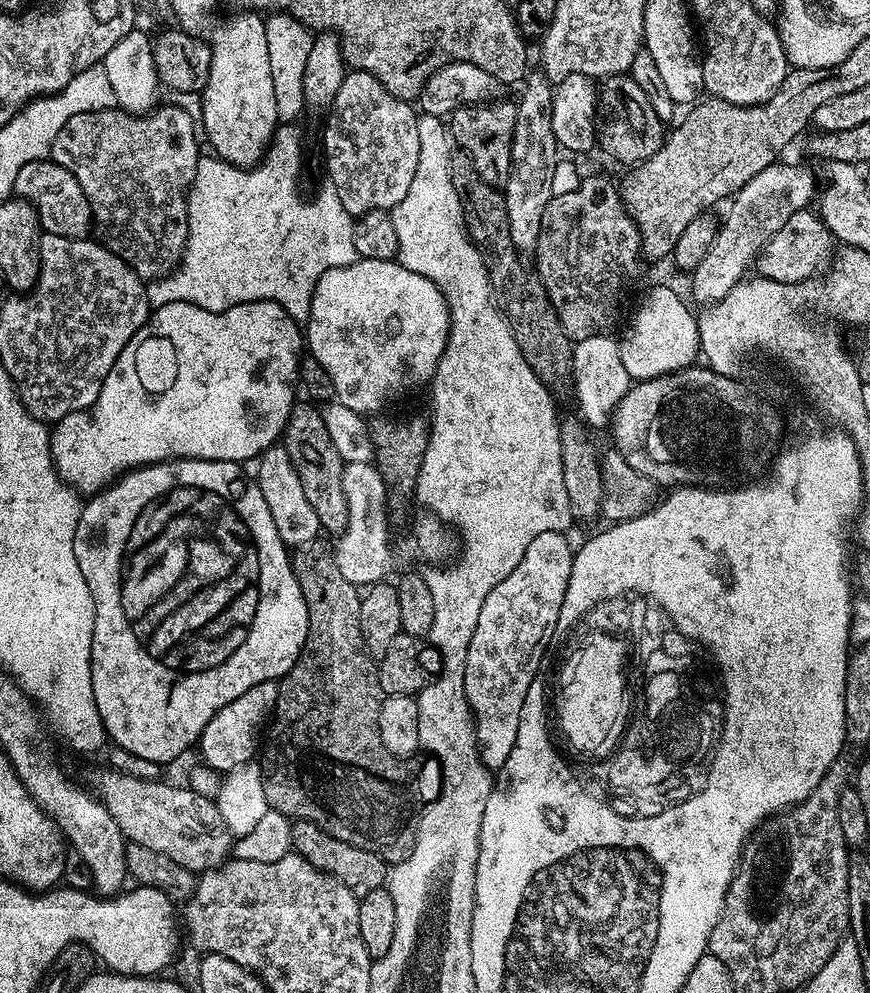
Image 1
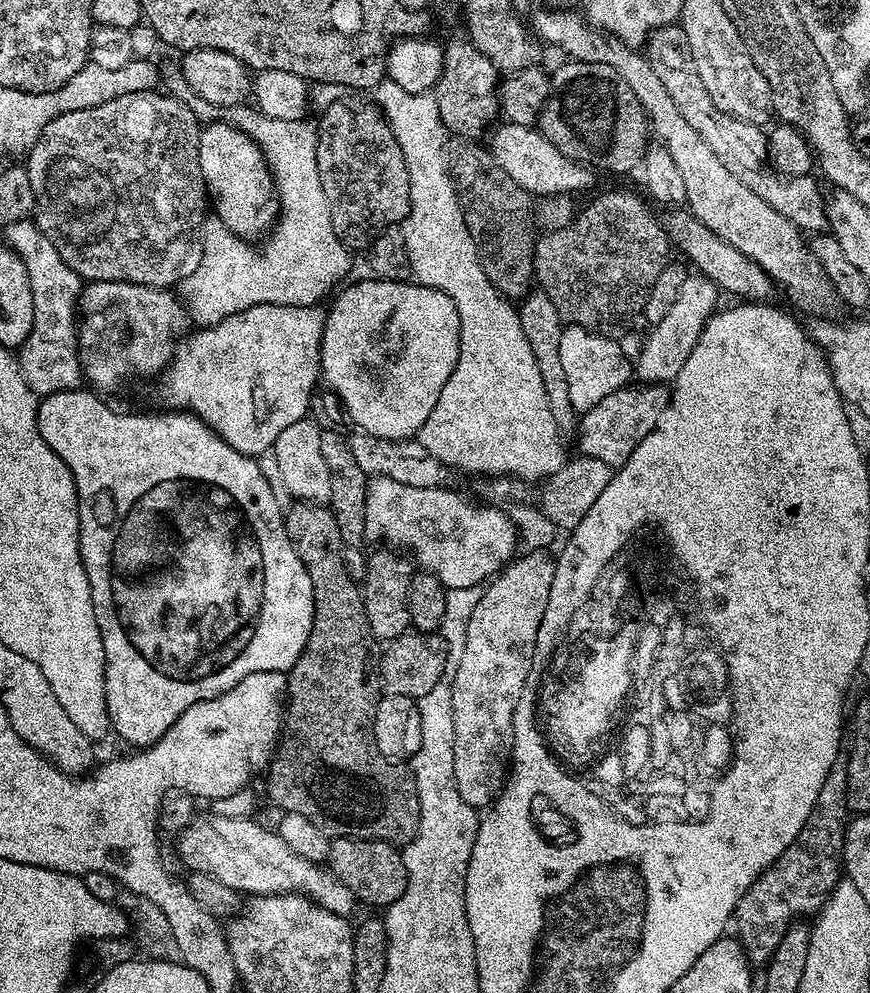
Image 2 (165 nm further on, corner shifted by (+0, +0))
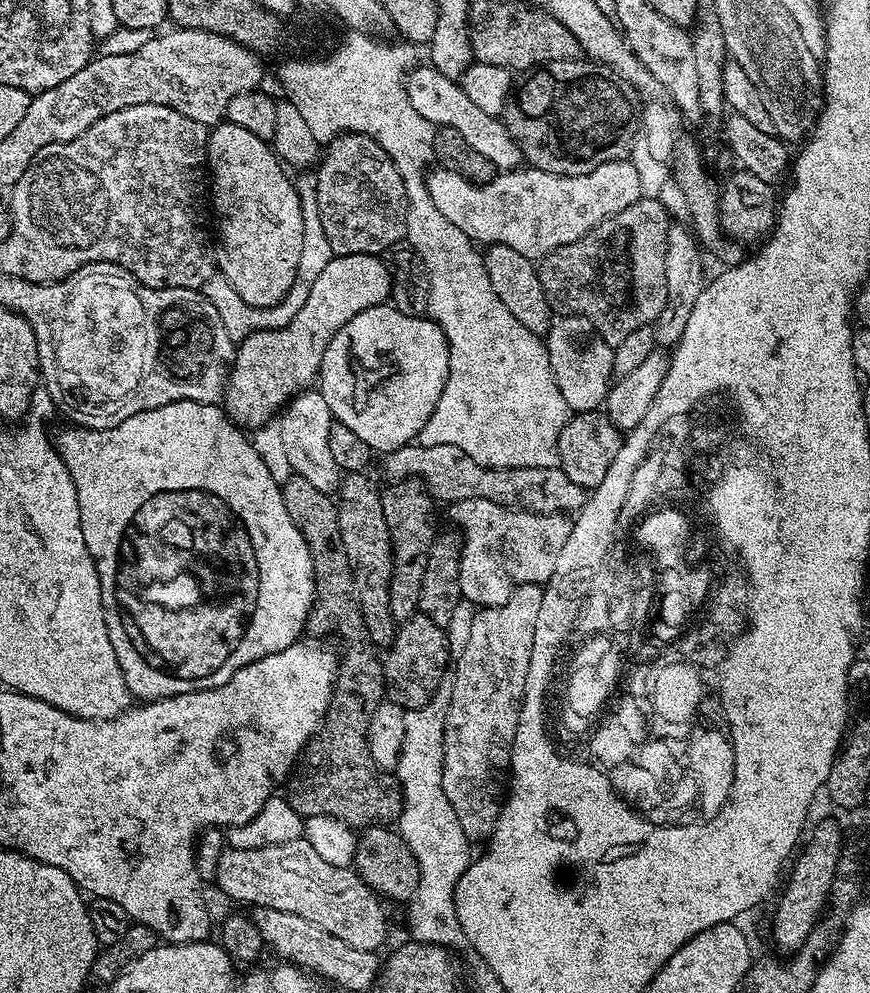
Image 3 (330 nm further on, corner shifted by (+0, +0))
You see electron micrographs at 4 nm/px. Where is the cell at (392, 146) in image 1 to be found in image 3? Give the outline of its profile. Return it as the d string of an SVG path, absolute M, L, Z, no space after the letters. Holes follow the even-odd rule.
M344 130L333 135L327 144L319 157L314 175L318 194L318 214L322 218L322 230L326 230L330 250L337 256L346 254L374 256L387 253L390 246L405 239L408 231L408 195L402 174L398 174L398 166L392 161L390 154L382 150L379 142L373 136L367 136L365 132Z

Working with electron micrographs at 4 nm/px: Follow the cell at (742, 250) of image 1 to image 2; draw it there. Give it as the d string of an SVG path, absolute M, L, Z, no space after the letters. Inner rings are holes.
M699 274L685 275L682 286L678 289L678 299L670 305L670 311L662 317L662 322L651 325L648 337L640 348L640 357L634 360L634 376L637 381L646 384L667 385L675 381L682 362L690 356L690 350L698 342L706 322L717 311L716 295L718 289L713 280Z

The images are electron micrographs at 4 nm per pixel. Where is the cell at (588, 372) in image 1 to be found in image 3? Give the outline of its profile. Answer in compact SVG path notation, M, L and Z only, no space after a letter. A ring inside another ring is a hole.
M557 315L549 326L546 343L550 370L554 370L554 382L558 382L562 398L566 398L569 413L597 411L614 383L613 345L607 344L586 318L561 315Z

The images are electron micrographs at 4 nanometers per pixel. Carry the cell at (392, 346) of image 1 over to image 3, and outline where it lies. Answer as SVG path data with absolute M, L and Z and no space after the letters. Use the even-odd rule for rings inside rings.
M385 302L378 306L370 306L370 310L362 310L362 314L354 314L354 318L350 318L350 322L346 322L346 326L342 326L342 330L334 334L334 338L330 338L330 346L326 346L326 354L322 358L318 390L326 398L326 406L330 406L335 423L350 426L350 430L354 430L354 434L358 434L358 438L362 438L362 442L366 442L366 446L370 446L373 453L383 454L413 443L419 437L422 426L426 426L426 422L430 422L430 414L434 414L434 406L438 406L438 398L442 398L442 390L446 386L449 370L448 339L444 331L436 325L436 321L424 314L419 316L402 314L402 310Z

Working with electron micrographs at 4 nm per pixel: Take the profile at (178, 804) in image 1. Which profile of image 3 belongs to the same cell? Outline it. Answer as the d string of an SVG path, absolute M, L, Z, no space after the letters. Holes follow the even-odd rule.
M303 838L281 844L267 844L261 848L225 847L216 860L214 884L230 899L241 900L242 903L248 904L247 906L286 910L286 914L299 914L302 918L310 918L310 922L318 922L322 930L330 930L330 934L334 934L357 950L376 952L380 950L388 936L388 920L384 917L385 905L381 897L366 887L352 868L330 866L330 862L325 862L315 852L314 846L307 844Z

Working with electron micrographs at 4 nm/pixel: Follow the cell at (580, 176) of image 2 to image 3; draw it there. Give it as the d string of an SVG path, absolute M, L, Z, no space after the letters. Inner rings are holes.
M425 66L416 68L407 73L406 87L410 104L422 118L426 118L430 123L450 130L458 130L462 138L466 138L466 143L478 154L483 154L485 158L490 158L490 162L497 170L511 170L519 168L522 164L522 157L514 138L506 130L503 119L499 116L491 116L474 106L474 101L466 95L466 90L461 88L457 81L451 80L446 74L442 74L437 68Z

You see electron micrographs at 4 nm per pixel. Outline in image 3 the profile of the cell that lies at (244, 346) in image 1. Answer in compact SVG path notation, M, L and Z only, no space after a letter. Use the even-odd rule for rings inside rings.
M333 255L332 261L322 269L322 274L318 274L314 287L310 289L310 298L306 298L302 310L298 310L290 323L284 328L258 330L239 341L228 370L228 383L224 386L222 404L228 417L245 430L255 430L269 423L293 396L309 391L317 383L330 338L334 338L334 334L338 334L338 330L342 330L342 326L346 326L354 314L362 314L362 310L370 310L370 306L385 303L391 297L393 279L394 273L379 255Z

